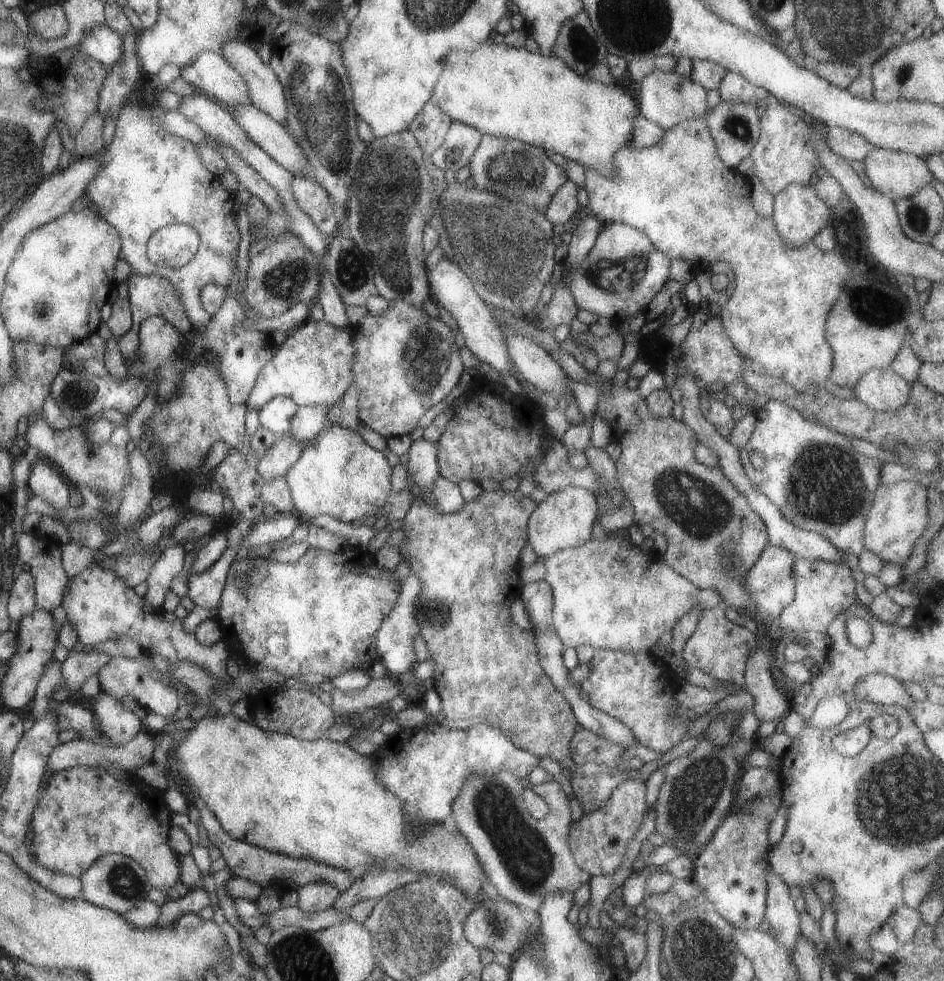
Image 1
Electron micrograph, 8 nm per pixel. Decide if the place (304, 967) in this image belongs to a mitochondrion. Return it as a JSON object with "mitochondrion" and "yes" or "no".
{"mitochondrion":"yes"}

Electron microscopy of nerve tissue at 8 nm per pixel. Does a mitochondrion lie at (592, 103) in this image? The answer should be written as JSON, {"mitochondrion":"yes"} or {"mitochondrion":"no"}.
{"mitochondrion":"no"}

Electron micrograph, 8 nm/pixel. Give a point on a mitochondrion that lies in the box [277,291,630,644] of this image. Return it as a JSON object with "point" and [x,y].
{"point":[423,360]}

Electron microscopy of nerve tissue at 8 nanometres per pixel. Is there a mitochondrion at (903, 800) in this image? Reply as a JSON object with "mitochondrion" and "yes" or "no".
{"mitochondrion":"yes"}

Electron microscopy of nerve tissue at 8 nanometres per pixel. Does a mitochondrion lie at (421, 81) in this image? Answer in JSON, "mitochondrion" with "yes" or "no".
{"mitochondrion":"no"}

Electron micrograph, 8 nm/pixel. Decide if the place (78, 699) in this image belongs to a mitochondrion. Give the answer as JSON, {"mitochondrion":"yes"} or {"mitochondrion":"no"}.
{"mitochondrion":"no"}

